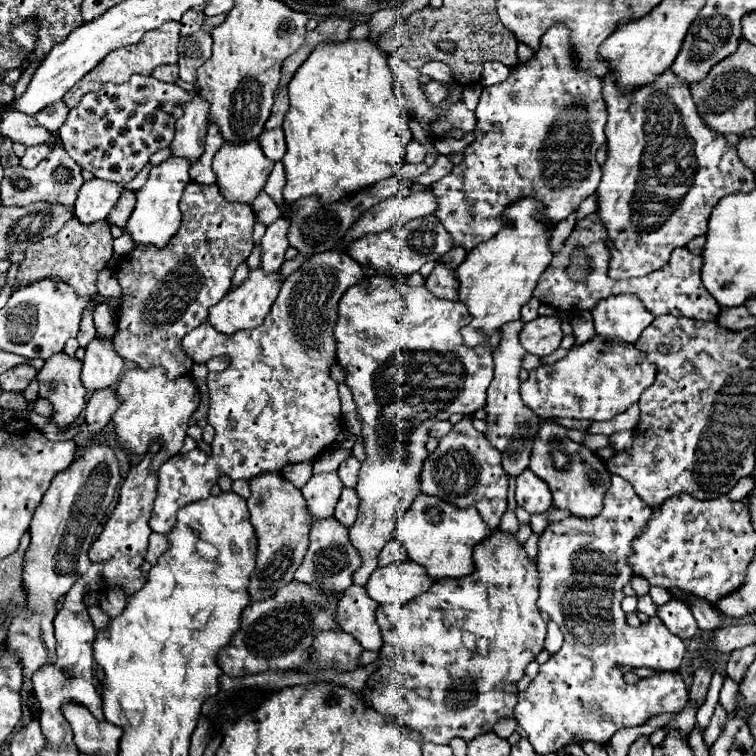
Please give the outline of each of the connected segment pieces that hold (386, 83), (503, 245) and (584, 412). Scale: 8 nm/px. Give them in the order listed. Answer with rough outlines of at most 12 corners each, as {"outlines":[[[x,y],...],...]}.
{"outlines":[[[320,43],[282,125],[286,203],[390,177],[412,141],[390,57]],[[538,199],[456,269],[468,347],[520,319],[552,261]],[[594,337],[530,371],[538,417],[608,421],[656,367],[634,343]]]}

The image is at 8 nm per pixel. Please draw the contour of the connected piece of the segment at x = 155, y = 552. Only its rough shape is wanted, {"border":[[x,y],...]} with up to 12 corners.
{"border":[[153,532],[145,560],[155,565],[166,549],[166,536]]}

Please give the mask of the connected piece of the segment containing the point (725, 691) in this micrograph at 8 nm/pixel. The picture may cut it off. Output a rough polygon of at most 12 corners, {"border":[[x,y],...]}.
{"border":[[724,679],[720,691],[720,703],[728,709],[734,707],[738,683]]}

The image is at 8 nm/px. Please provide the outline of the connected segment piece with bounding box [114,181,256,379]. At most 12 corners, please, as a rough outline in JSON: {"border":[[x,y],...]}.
{"border":[[190,181],[168,247],[136,247],[114,349],[168,379],[252,251],[252,205]]}

